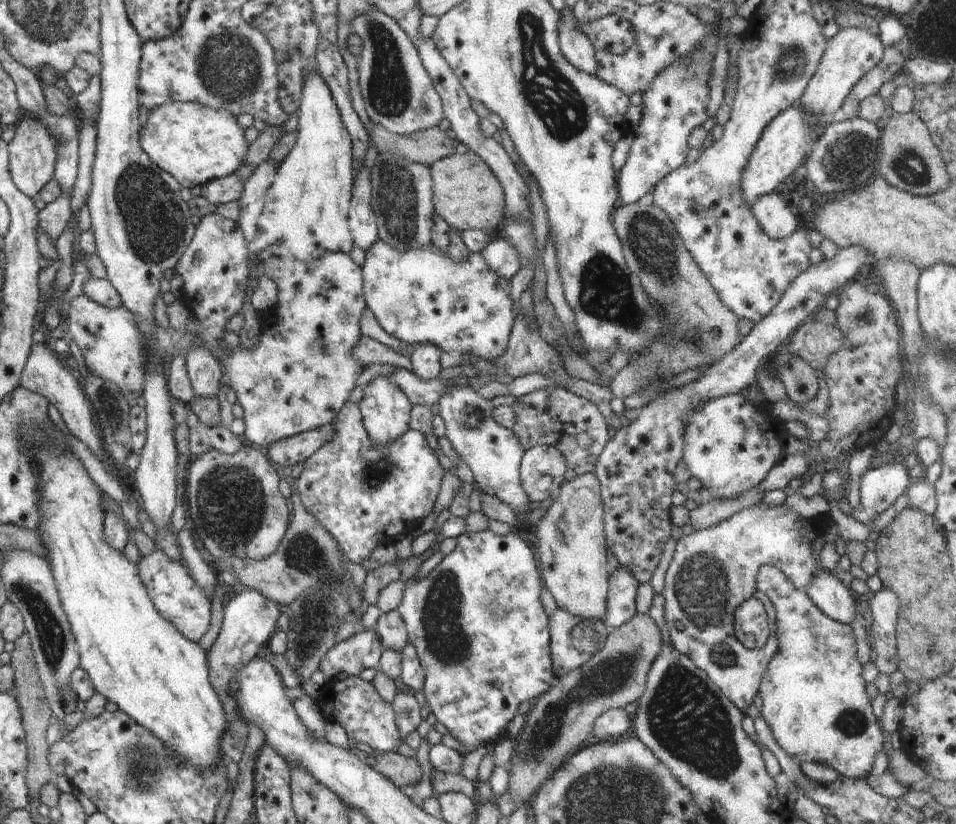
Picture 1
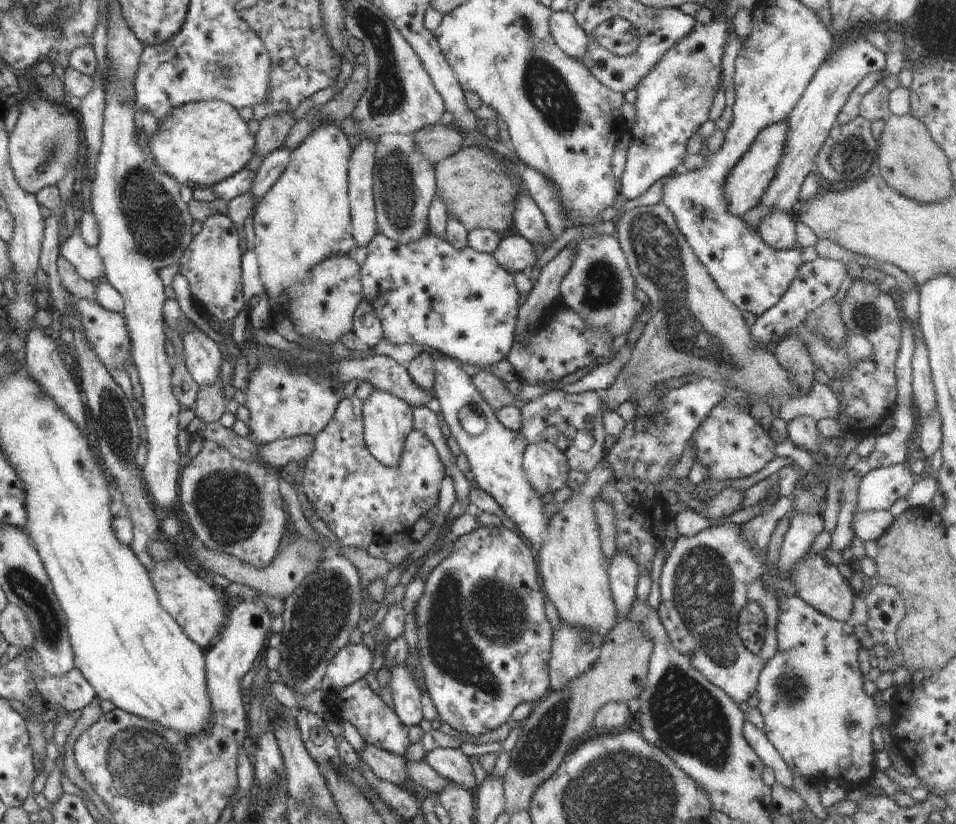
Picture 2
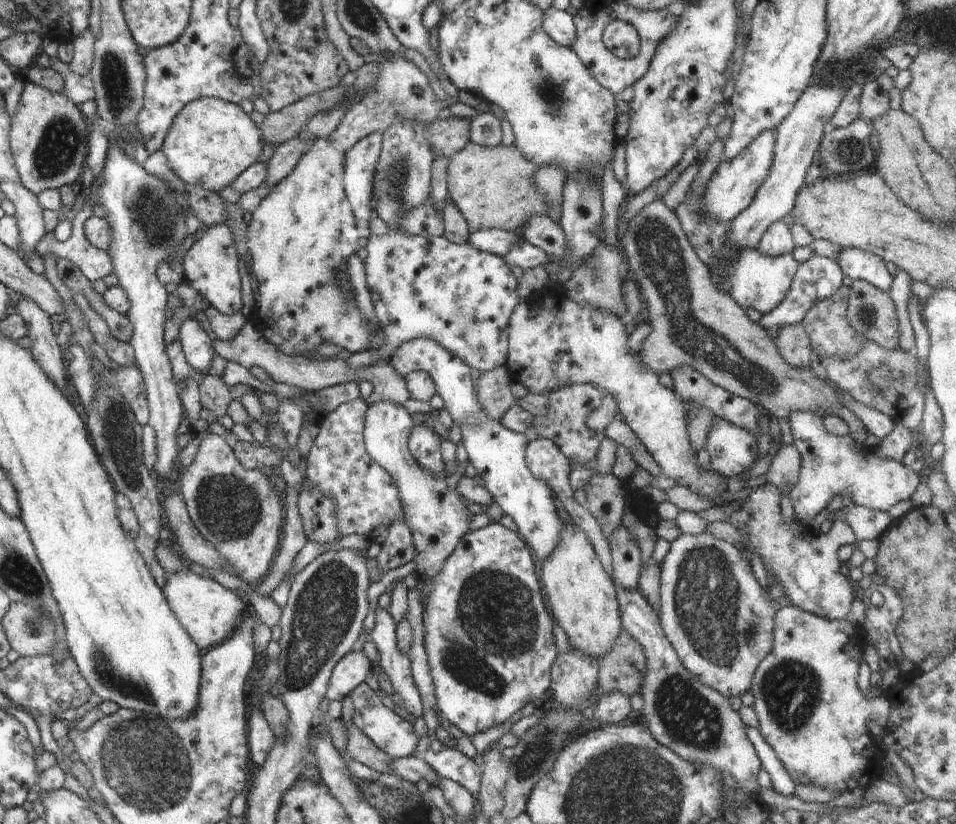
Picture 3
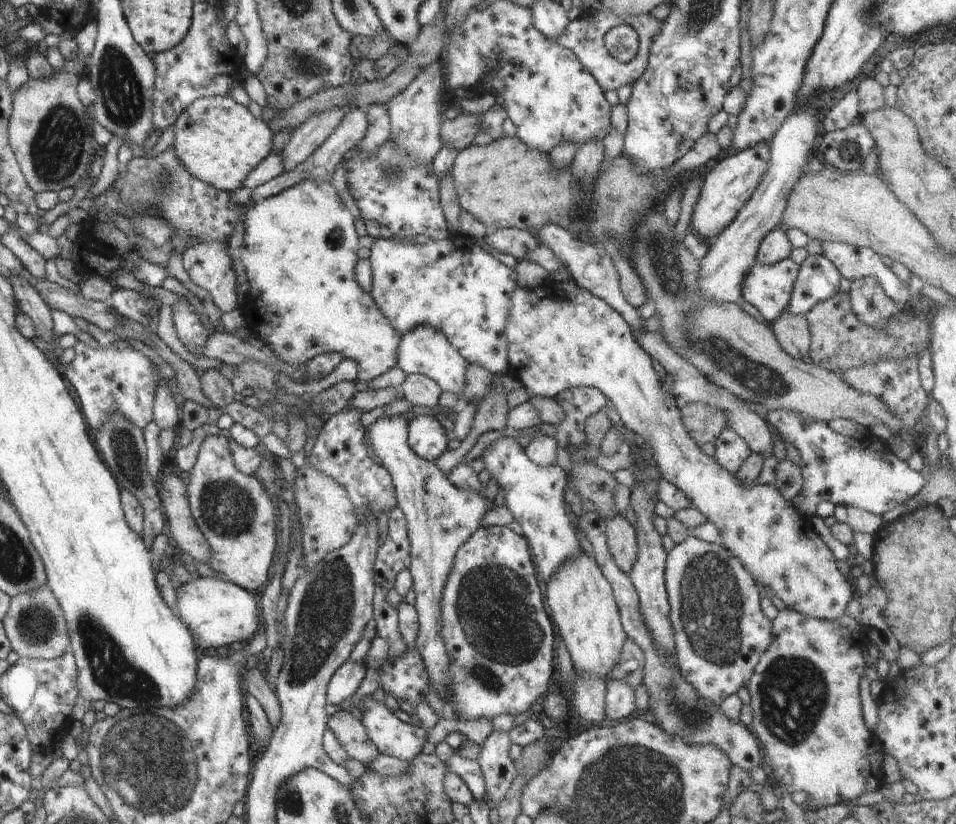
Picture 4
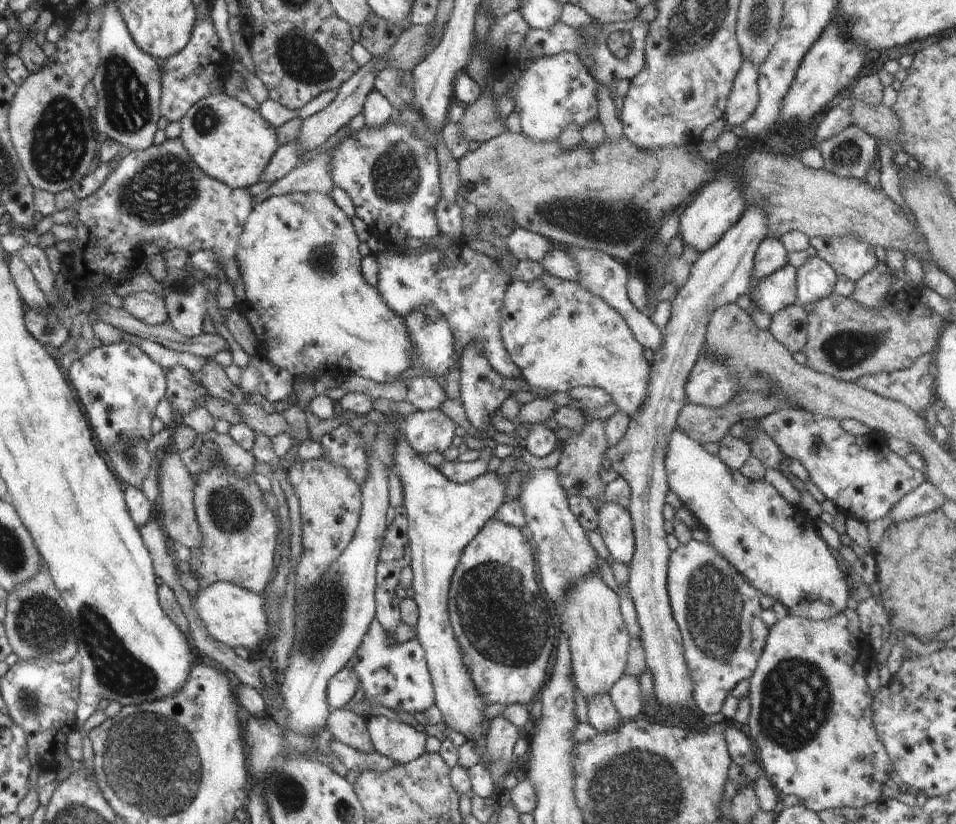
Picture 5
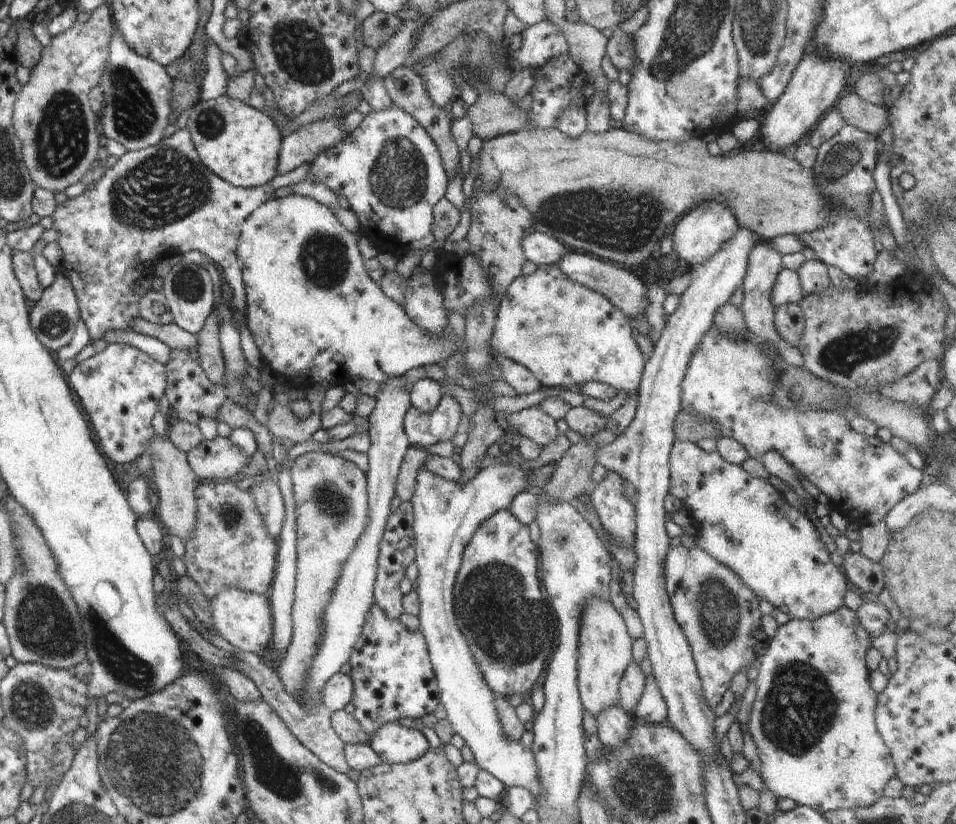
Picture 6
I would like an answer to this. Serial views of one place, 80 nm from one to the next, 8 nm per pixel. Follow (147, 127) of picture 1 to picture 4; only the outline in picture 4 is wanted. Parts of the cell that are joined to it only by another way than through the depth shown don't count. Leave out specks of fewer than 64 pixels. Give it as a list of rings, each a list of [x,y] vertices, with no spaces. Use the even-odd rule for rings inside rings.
[[[229,96],[200,97],[180,114],[173,124],[175,128],[175,141],[172,148],[176,151],[181,165],[209,185],[234,192],[243,186],[247,176],[254,170],[273,150],[273,132],[262,119],[254,115],[240,103],[236,103]]]

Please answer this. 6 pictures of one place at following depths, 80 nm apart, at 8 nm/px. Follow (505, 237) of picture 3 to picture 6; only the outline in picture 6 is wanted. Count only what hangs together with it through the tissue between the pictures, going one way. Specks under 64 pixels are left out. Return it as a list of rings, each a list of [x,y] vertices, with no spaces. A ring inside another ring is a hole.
[[[538,231],[523,239],[522,248],[527,260],[537,265],[556,265],[572,252],[559,240]]]

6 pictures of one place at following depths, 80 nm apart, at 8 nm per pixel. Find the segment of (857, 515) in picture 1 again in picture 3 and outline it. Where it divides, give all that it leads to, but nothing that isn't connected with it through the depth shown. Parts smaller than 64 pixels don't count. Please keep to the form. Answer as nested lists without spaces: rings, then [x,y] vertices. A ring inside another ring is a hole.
[[[789,411],[786,416],[789,418],[794,441],[793,446],[801,456],[799,481],[789,494],[798,522],[811,521],[816,518],[834,496],[842,496],[845,500],[850,498],[854,505],[860,505],[872,510],[882,510],[882,512],[887,513],[894,504],[910,499],[915,490],[922,486],[918,473],[915,473],[910,465],[901,461],[879,457],[875,453],[876,447],[856,449],[856,440],[850,434],[841,437],[828,432],[823,425],[821,416],[808,411]]]

